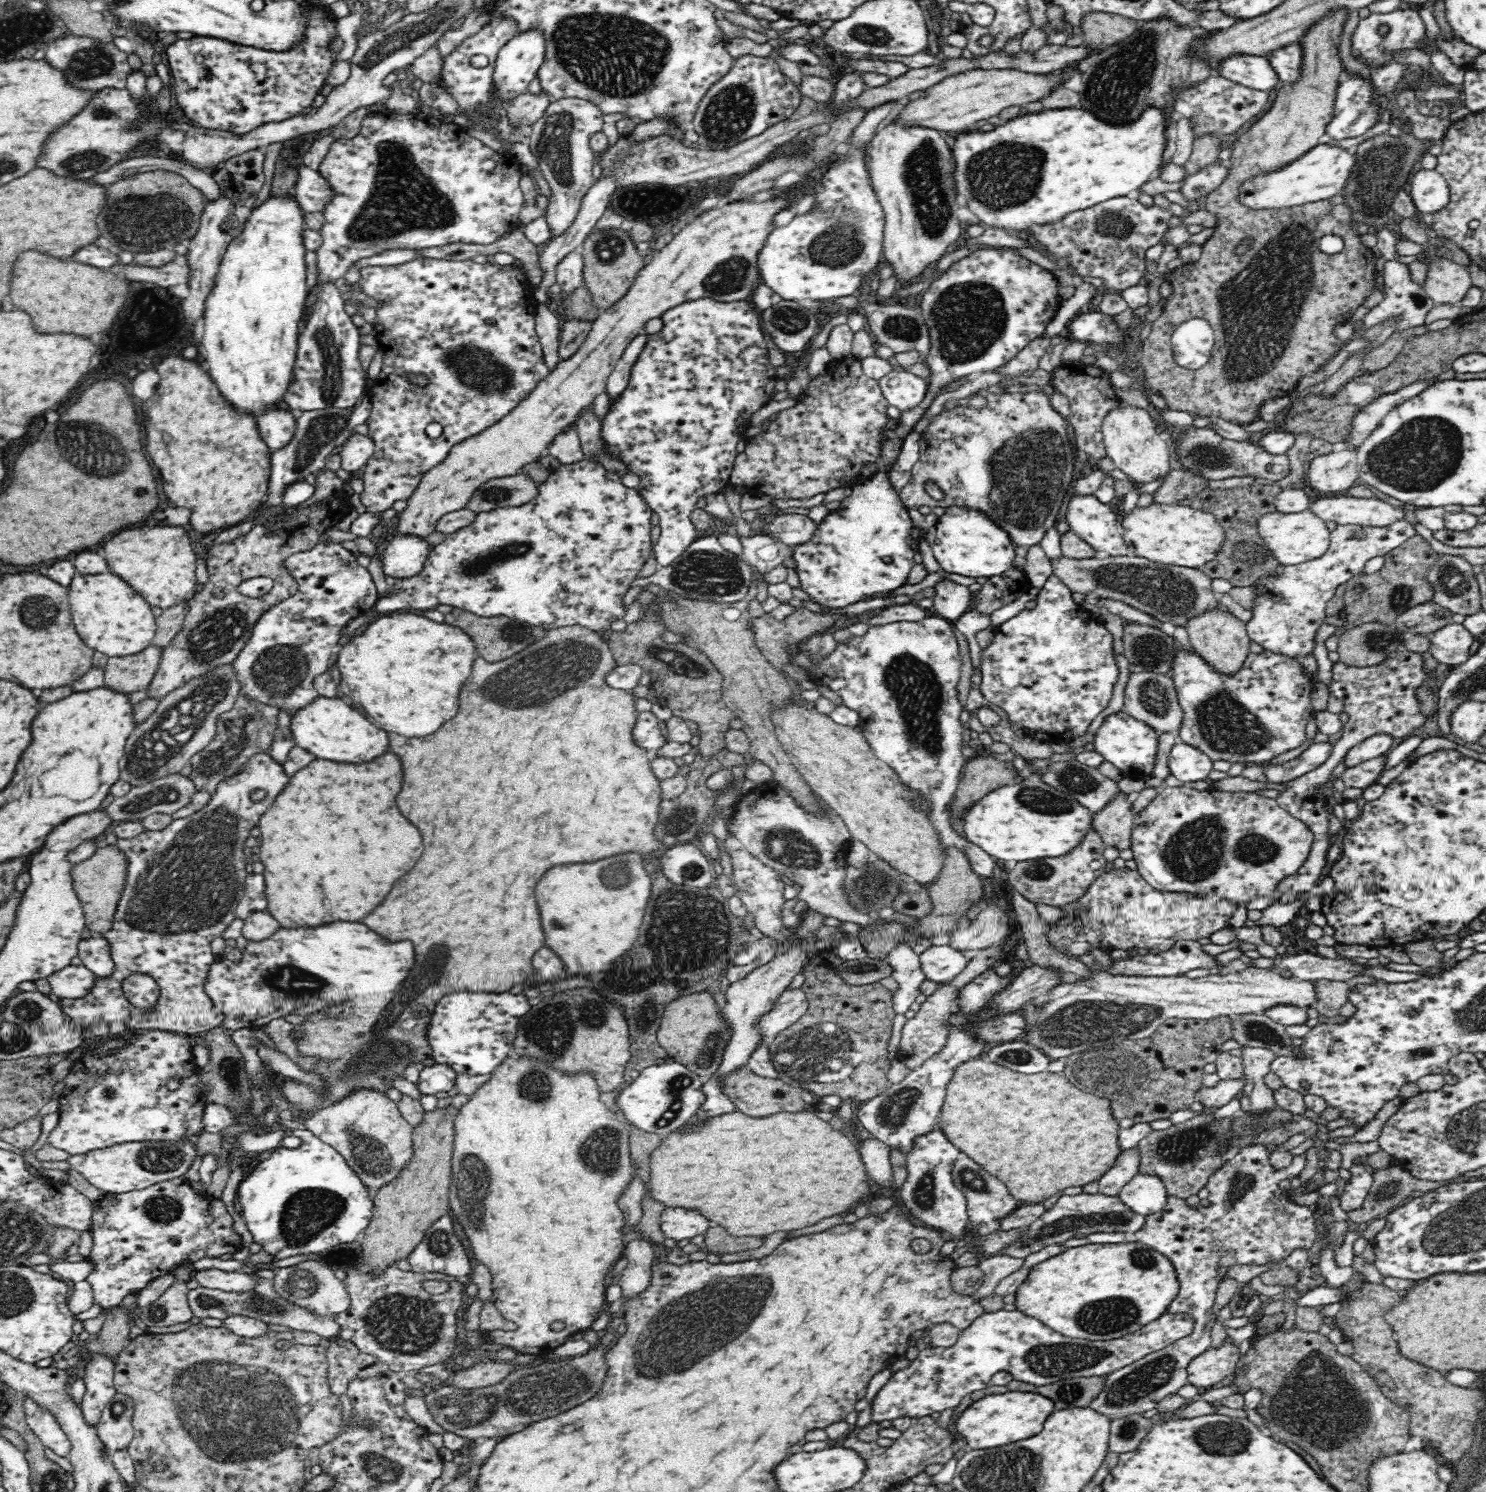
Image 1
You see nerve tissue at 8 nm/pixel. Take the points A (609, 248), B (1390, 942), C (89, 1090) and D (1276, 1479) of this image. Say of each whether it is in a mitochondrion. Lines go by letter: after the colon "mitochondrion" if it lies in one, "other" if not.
A: mitochondrion
B: other
C: other
D: other

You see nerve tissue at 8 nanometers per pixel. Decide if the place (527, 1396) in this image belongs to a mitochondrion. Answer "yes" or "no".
yes

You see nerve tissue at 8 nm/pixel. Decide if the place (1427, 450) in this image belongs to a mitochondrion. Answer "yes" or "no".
yes

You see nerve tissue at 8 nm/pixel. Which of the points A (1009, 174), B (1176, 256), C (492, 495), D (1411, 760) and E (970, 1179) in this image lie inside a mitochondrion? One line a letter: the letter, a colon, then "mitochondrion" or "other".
A: mitochondrion
B: other
C: mitochondrion
D: other
E: mitochondrion

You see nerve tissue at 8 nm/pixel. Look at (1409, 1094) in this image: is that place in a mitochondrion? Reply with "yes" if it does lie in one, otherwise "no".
no

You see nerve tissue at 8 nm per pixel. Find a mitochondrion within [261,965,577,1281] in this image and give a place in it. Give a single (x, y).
(308, 1212)

